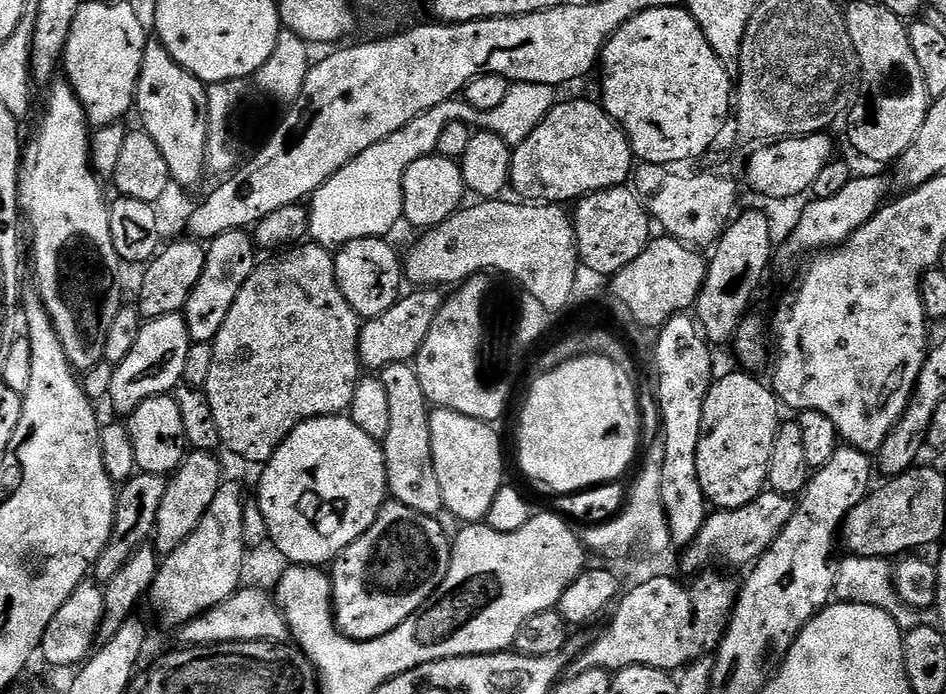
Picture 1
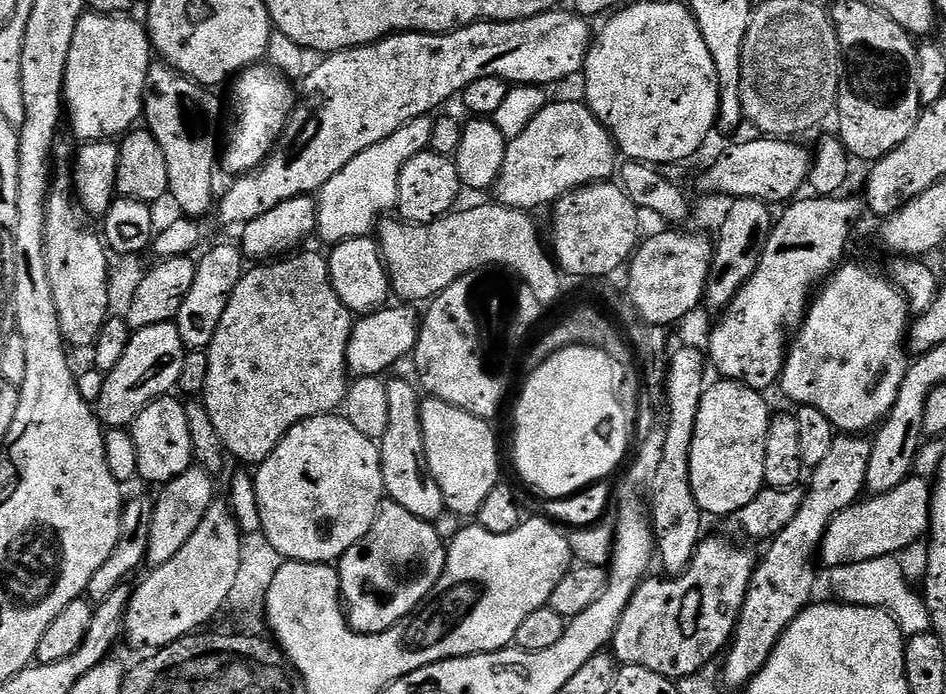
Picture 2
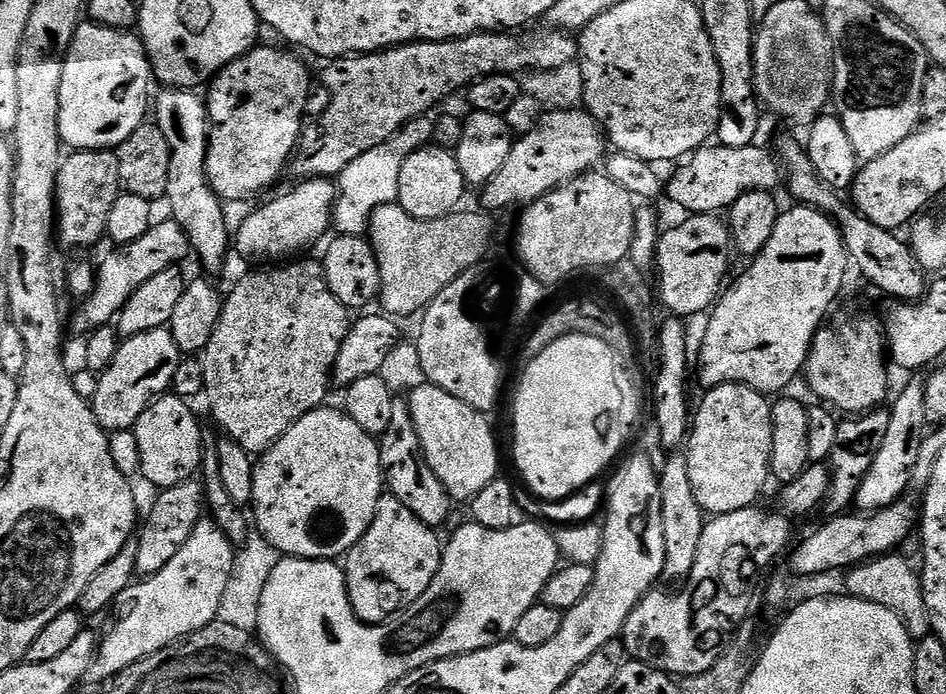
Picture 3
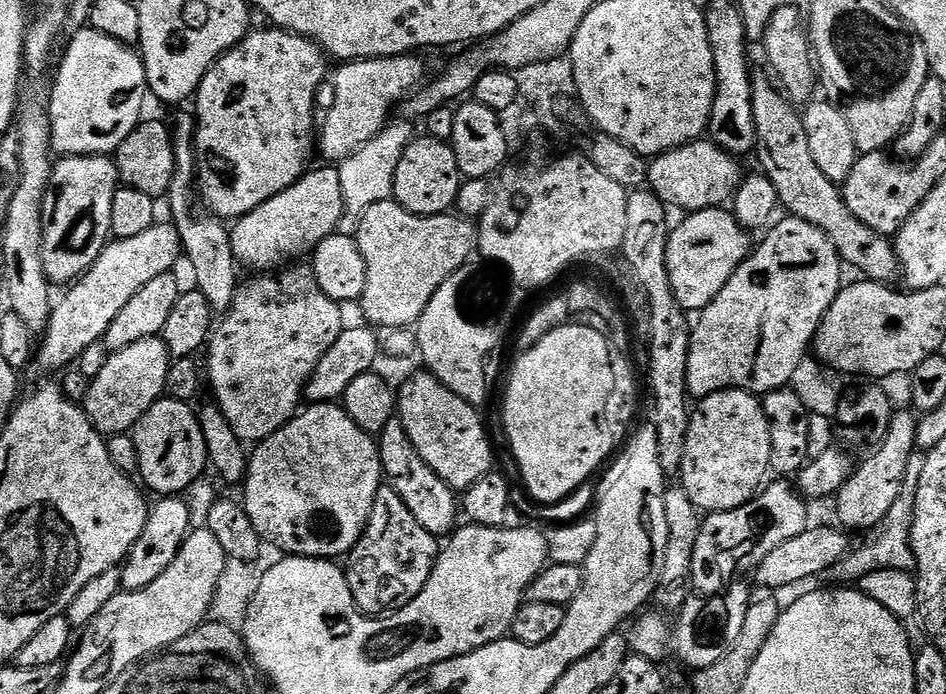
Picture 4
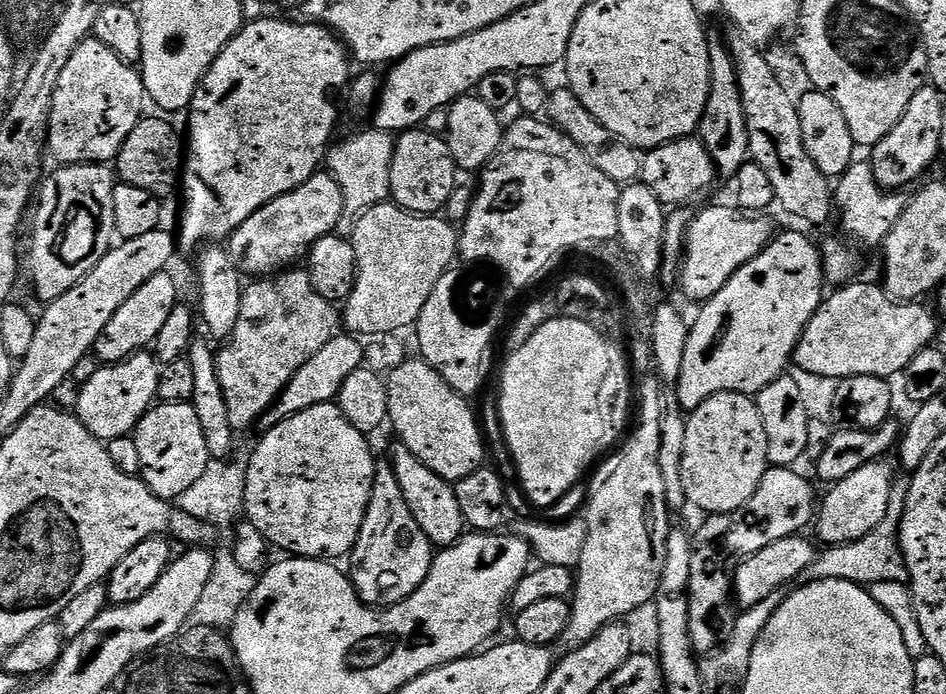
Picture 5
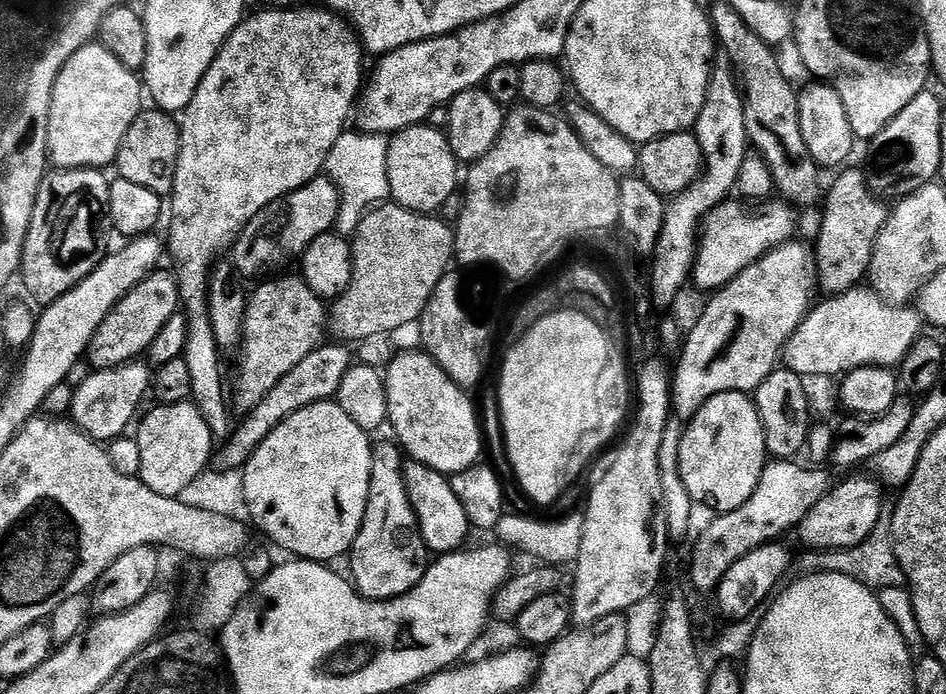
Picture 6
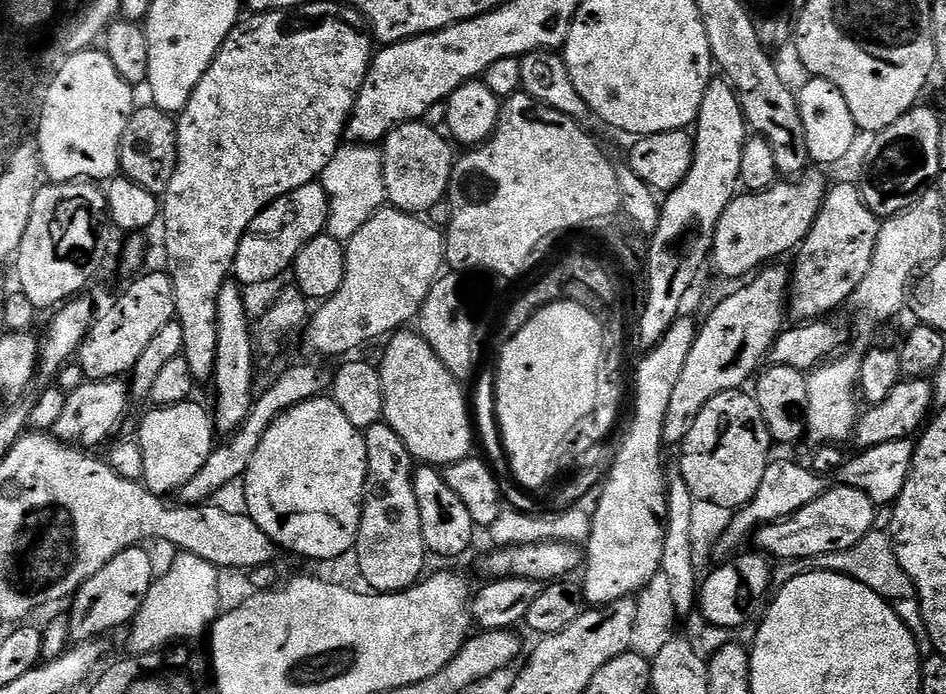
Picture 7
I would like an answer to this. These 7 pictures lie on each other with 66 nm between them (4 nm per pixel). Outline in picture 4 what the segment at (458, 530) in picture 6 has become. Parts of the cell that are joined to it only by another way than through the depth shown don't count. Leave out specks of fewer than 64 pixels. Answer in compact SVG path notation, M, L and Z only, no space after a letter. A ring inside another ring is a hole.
M398 418L392 419L378 433L378 447L380 466L386 477L387 487L395 490L398 498L406 502L406 510L410 510L410 514L418 518L422 530L426 530L431 536L437 538L451 537L458 527L458 521L456 521L456 512L458 516L457 493L442 478L438 478L438 474L434 474L430 466L426 466L422 454L414 450L410 442L410 434L406 434L406 426L402 426Z

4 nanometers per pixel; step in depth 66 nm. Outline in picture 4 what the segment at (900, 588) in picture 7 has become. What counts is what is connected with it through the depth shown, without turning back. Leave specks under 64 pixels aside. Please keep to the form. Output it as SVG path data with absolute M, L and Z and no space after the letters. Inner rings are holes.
M917 450L912 452L907 459L906 475L902 480L902 489L899 496L895 498L890 506L890 512L882 527L877 531L876 540L862 545L860 548L851 549L849 553L839 560L834 566L827 570L824 575L825 581L832 586L852 586L858 584L860 580L868 574L877 570L892 569L903 572L913 571L916 566L912 544L909 541L910 530L913 526L913 508L917 501L919 479L925 469L925 451Z

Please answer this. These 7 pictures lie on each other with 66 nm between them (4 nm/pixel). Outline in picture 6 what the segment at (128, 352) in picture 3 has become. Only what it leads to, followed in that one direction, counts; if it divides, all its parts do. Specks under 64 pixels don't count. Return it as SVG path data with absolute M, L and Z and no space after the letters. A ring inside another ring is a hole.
M144 362L124 364L121 368L101 368L93 371L82 386L78 386L74 394L71 423L75 424L85 436L91 436L97 442L111 442L123 437L128 427L133 427L138 413L141 411L140 403L150 392L153 373L149 365ZM149 371L149 372L148 372ZM140 408L140 409L139 409ZM136 411L137 416L136 416ZM136 416L136 417L135 417ZM132 419L133 424L132 424ZM132 424L132 425L131 425Z

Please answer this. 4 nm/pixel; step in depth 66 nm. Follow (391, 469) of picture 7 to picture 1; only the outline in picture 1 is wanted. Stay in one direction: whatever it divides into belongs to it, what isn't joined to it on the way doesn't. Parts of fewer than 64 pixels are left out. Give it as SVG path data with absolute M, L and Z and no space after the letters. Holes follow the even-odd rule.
M386 502L376 521L330 568L336 626L349 640L373 640L406 622L442 586L452 564L450 536L434 516Z

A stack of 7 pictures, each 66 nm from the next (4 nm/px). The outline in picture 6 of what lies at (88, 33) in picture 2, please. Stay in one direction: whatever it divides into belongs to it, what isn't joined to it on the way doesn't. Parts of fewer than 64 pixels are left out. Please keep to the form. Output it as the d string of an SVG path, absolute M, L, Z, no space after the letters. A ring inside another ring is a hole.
M99 42L87 44L58 74L54 102L50 106L48 159L57 169L104 170L115 161L126 130L142 110L142 80Z

